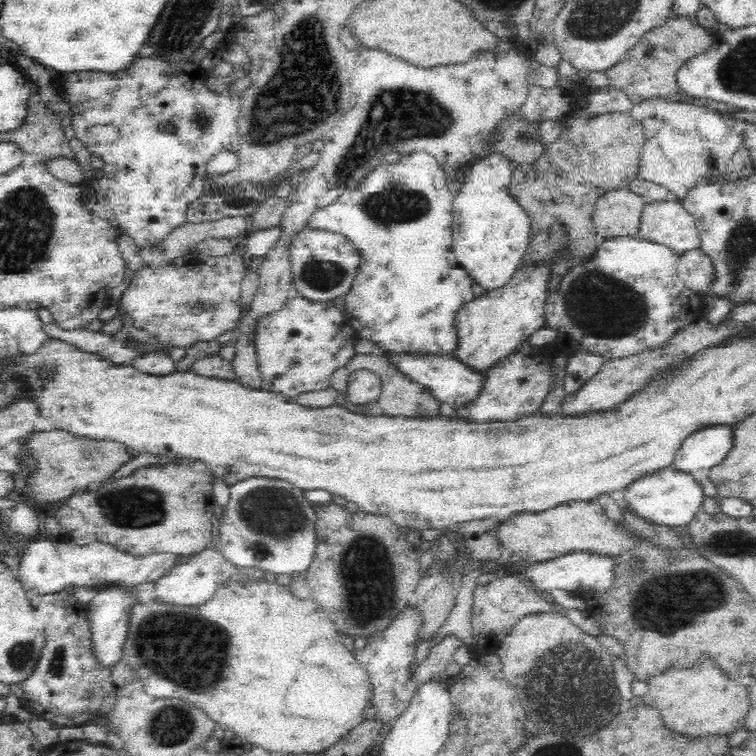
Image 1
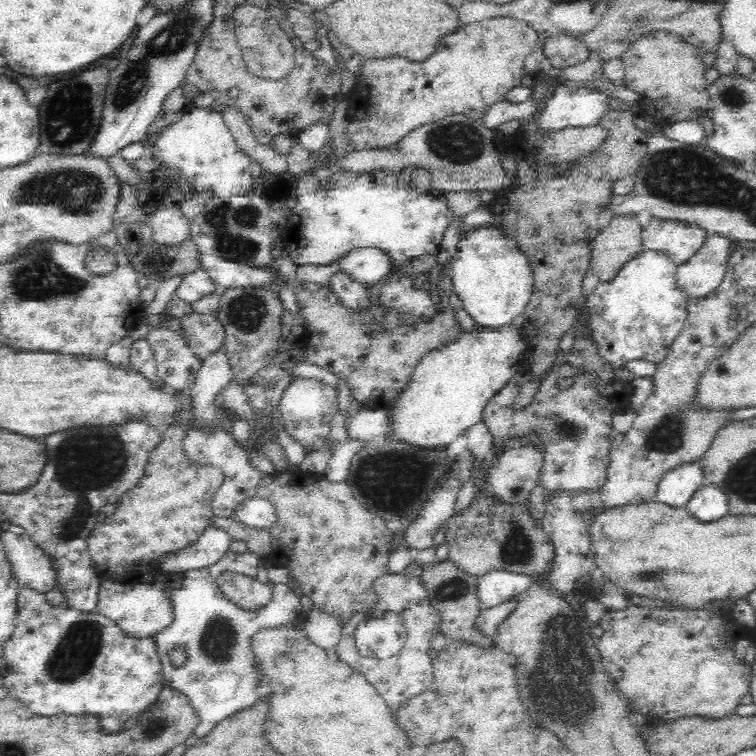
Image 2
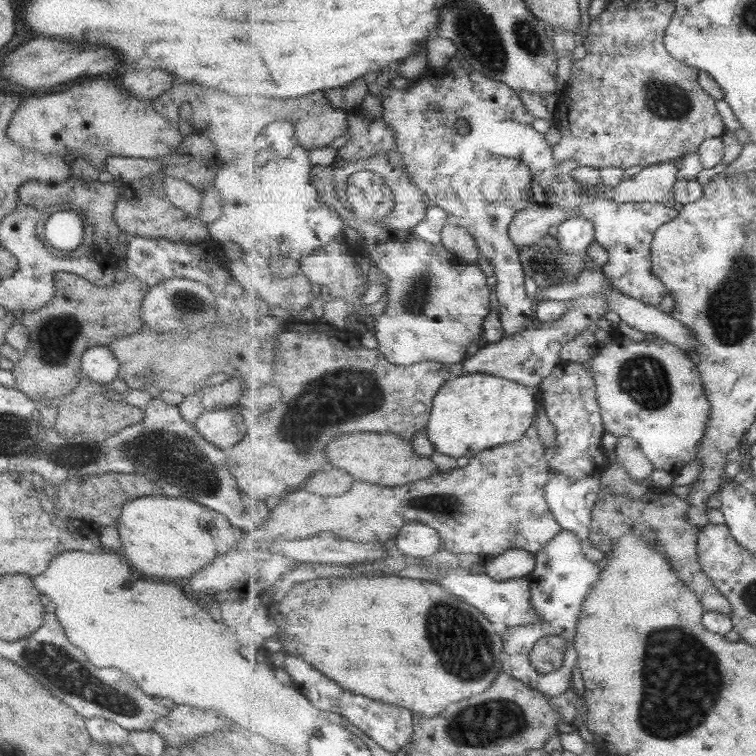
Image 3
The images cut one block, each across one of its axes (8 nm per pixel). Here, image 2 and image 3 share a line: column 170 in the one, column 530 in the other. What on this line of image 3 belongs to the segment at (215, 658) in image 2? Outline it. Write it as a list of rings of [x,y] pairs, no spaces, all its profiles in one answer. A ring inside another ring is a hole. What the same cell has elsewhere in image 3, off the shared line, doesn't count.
[[[563,529],[553,541],[536,554],[535,571],[526,579],[531,582],[531,604],[540,621],[538,623],[506,627],[502,639],[505,642],[503,668],[527,686],[535,688],[546,696],[561,696],[573,686],[573,672],[579,667],[578,654],[574,645],[578,624],[587,597],[601,580],[601,564],[593,562],[584,549],[582,540],[573,532]],[[546,636],[562,636],[568,640],[568,653],[564,665],[555,672],[537,672],[531,664],[530,654],[535,644]]]

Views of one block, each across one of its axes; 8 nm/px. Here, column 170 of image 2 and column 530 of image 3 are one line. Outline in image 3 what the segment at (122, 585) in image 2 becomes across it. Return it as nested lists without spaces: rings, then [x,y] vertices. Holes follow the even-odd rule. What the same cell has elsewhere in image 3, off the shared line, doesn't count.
[[[480,567],[477,570],[465,570],[465,568],[453,568],[445,573],[437,583],[443,585],[452,595],[476,606],[491,622],[503,622],[509,627],[538,623],[540,616],[531,604],[531,589],[526,577],[512,578],[506,581],[492,579]]]

